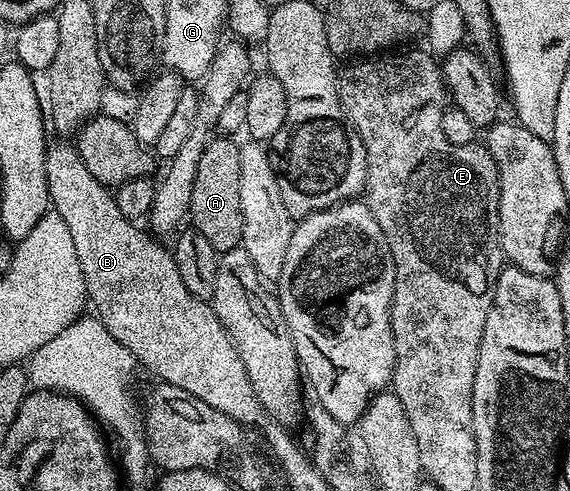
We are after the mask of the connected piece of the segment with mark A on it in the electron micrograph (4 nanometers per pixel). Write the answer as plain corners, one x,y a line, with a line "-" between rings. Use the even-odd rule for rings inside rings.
215,136
199,158
199,171
195,174
195,186
191,190
191,206
188,219
193,220
192,231
203,234
218,254
241,247
243,238
243,210
239,206
239,148
229,136

